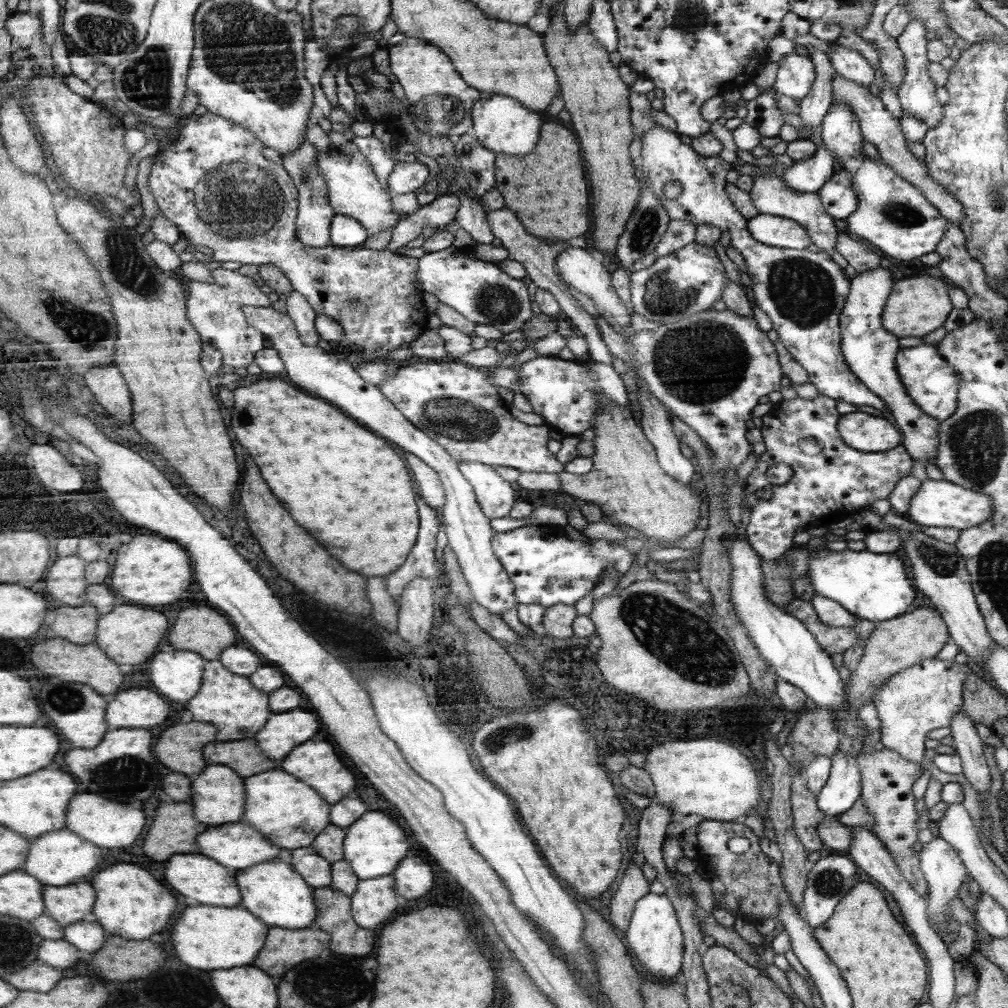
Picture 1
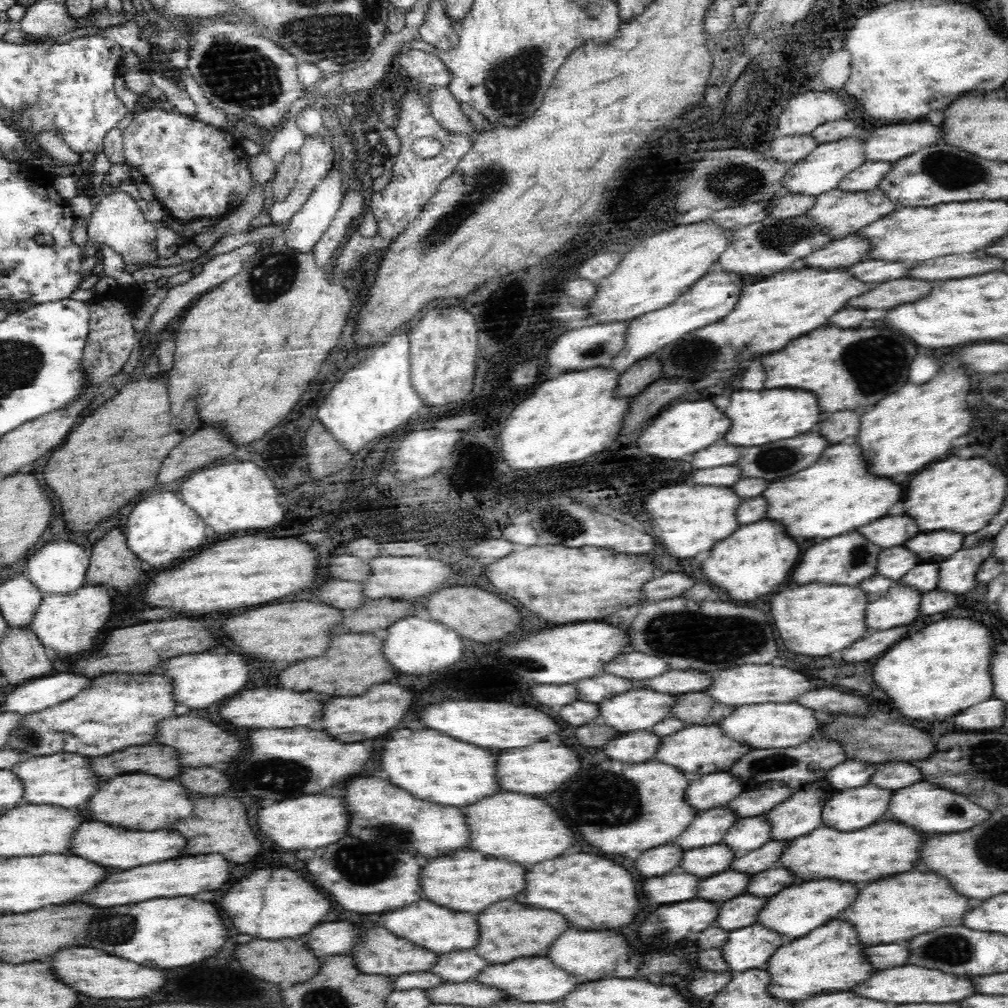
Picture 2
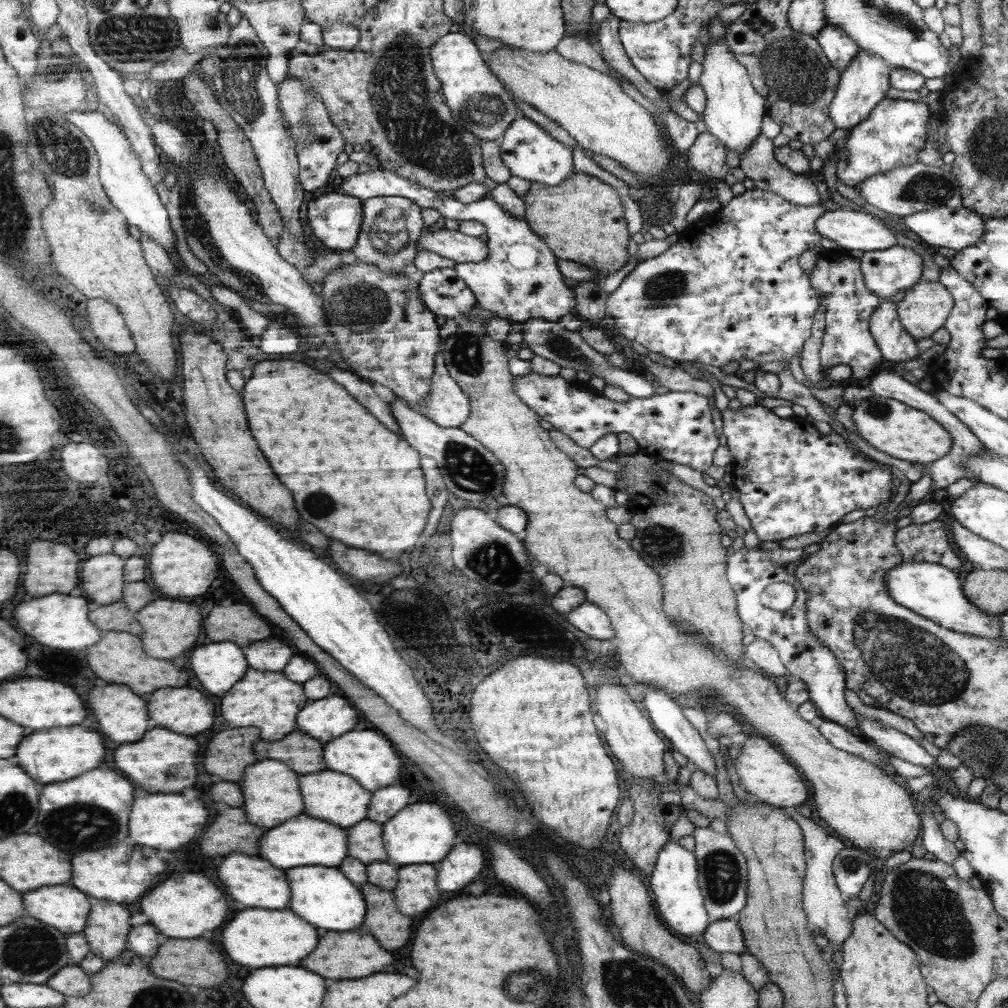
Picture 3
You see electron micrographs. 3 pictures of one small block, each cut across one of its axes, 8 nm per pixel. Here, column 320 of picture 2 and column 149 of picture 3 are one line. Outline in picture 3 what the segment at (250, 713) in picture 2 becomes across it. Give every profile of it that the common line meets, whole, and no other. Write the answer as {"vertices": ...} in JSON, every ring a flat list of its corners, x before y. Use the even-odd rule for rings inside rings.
{"vertices":[[160,688,148,700,152,720,186,736,208,730,216,720,216,704,196,688]]}

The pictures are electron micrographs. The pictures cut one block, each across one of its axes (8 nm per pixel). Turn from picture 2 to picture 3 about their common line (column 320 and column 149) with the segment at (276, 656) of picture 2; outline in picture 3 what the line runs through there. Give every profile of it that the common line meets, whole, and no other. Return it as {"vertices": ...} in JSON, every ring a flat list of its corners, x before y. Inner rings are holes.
{"vertices":[[154,600,148,608,142,608,136,616,140,616,140,624,144,624,144,648,148,648,150,656,160,656,160,660,174,660,182,652,188,652,196,646,196,638,202,632,202,614,196,604,178,602,178,600]]}

